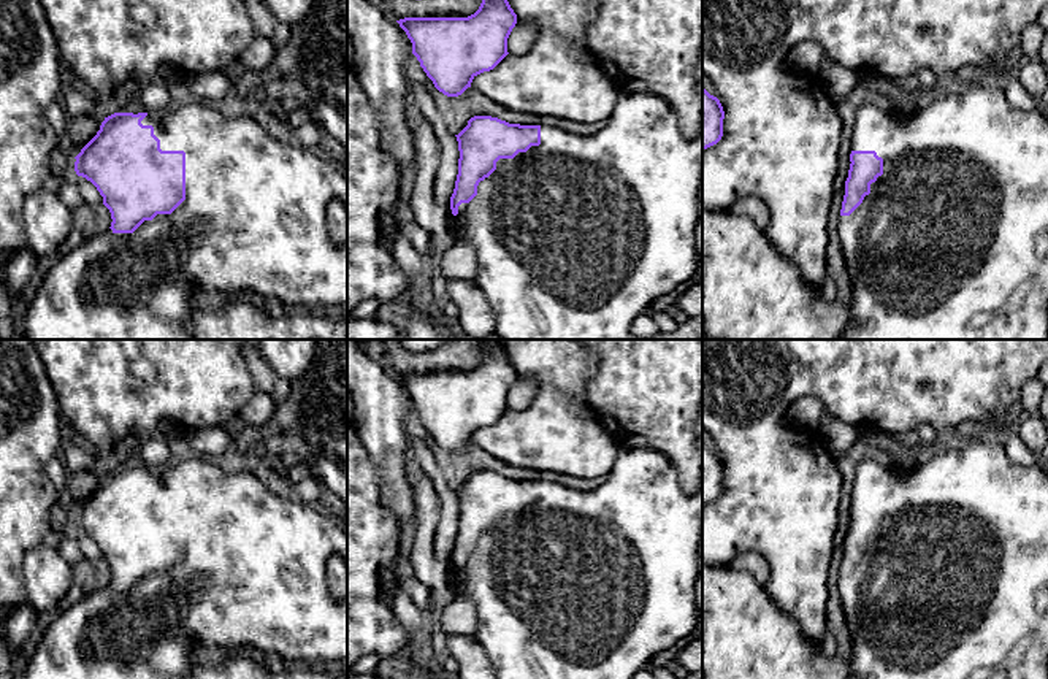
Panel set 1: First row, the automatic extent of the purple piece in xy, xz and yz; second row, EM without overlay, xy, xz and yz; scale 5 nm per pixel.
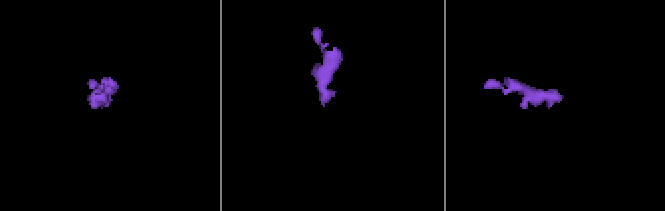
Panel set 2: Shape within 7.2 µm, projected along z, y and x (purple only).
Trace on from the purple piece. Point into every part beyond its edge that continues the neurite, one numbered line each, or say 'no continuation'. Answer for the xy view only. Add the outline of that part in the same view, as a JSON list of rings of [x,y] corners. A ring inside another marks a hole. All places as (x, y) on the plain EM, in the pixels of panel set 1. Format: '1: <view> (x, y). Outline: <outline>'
1: xy (254, 573). Outline: [[[195,455],[163,470],[147,468],[141,479],[154,482],[154,490],[160,495],[162,506],[186,508],[186,555],[171,570],[157,570],[152,576],[144,576],[133,589],[114,589],[106,584],[103,589],[87,593],[68,609],[60,611],[36,644],[24,669],[24,679],[192,679],[195,665],[192,654],[203,646],[219,646],[227,652],[251,646],[262,652],[279,655],[289,665],[347,665],[347,595],[336,601],[327,581],[327,563],[331,557],[338,555],[347,568],[347,528],[342,522],[304,501],[277,498],[251,471],[227,473],[220,466]]]

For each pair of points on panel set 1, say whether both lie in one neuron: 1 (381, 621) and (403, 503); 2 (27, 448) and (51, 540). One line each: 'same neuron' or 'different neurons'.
1: different neurons
2: different neurons

